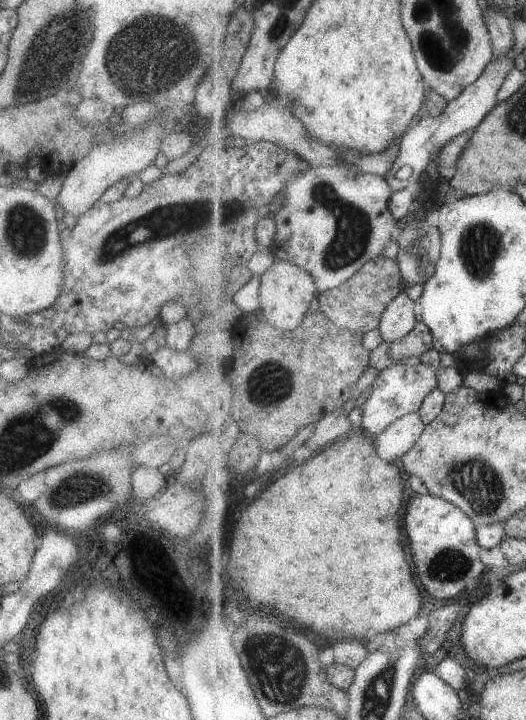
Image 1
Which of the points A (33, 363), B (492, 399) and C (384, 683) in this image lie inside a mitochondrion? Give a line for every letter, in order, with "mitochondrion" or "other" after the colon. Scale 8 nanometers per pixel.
A: other
B: other
C: mitochondrion

